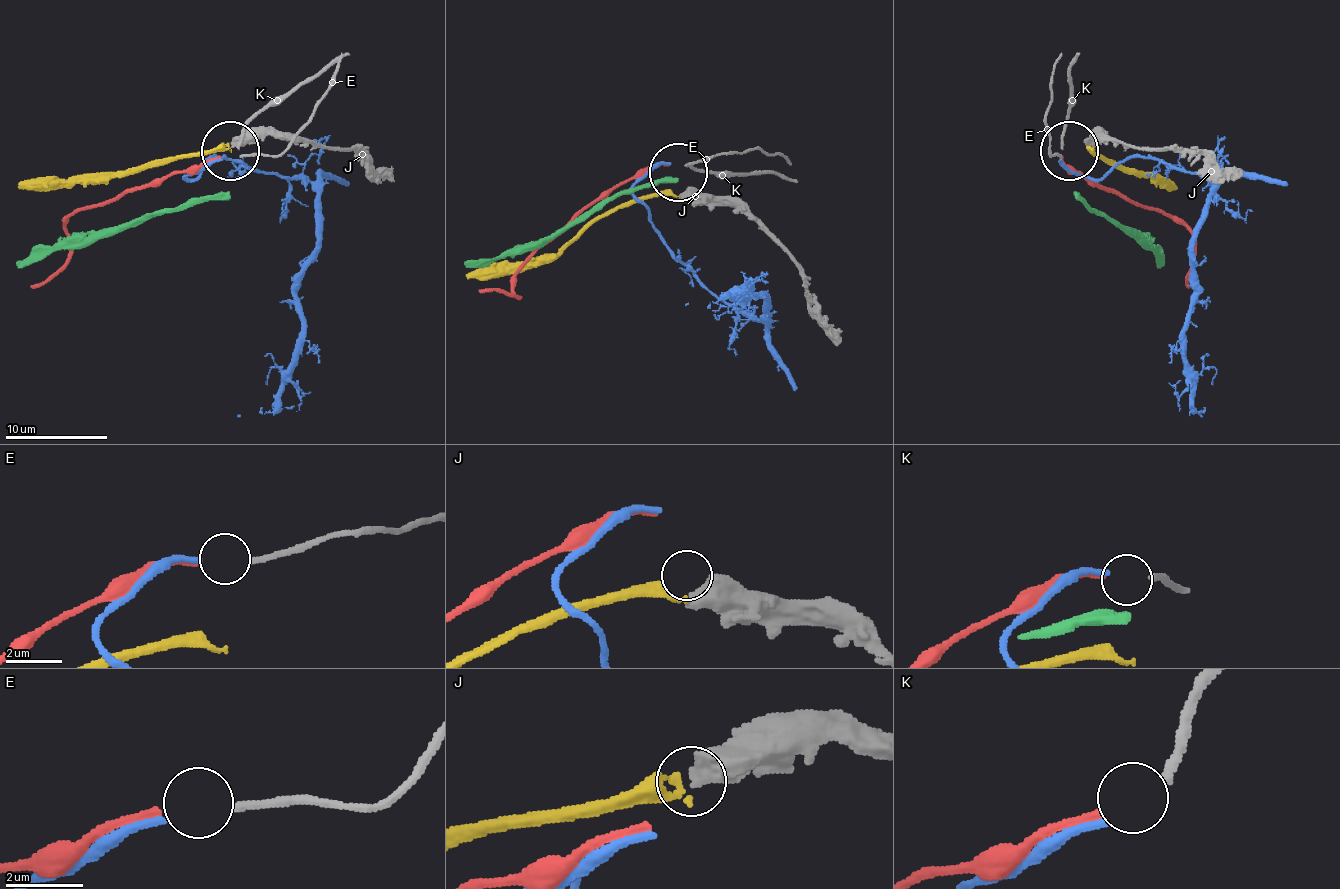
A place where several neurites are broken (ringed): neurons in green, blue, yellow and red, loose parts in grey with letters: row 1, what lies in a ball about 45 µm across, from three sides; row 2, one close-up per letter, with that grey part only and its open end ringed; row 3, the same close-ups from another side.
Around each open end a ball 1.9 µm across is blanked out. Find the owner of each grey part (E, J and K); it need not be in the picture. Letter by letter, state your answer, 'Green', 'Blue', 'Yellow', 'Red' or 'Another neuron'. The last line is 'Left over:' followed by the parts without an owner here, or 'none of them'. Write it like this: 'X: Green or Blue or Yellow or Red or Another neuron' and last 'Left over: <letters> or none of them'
E: Blue
J: Yellow
K: Red
Left over: none of them

